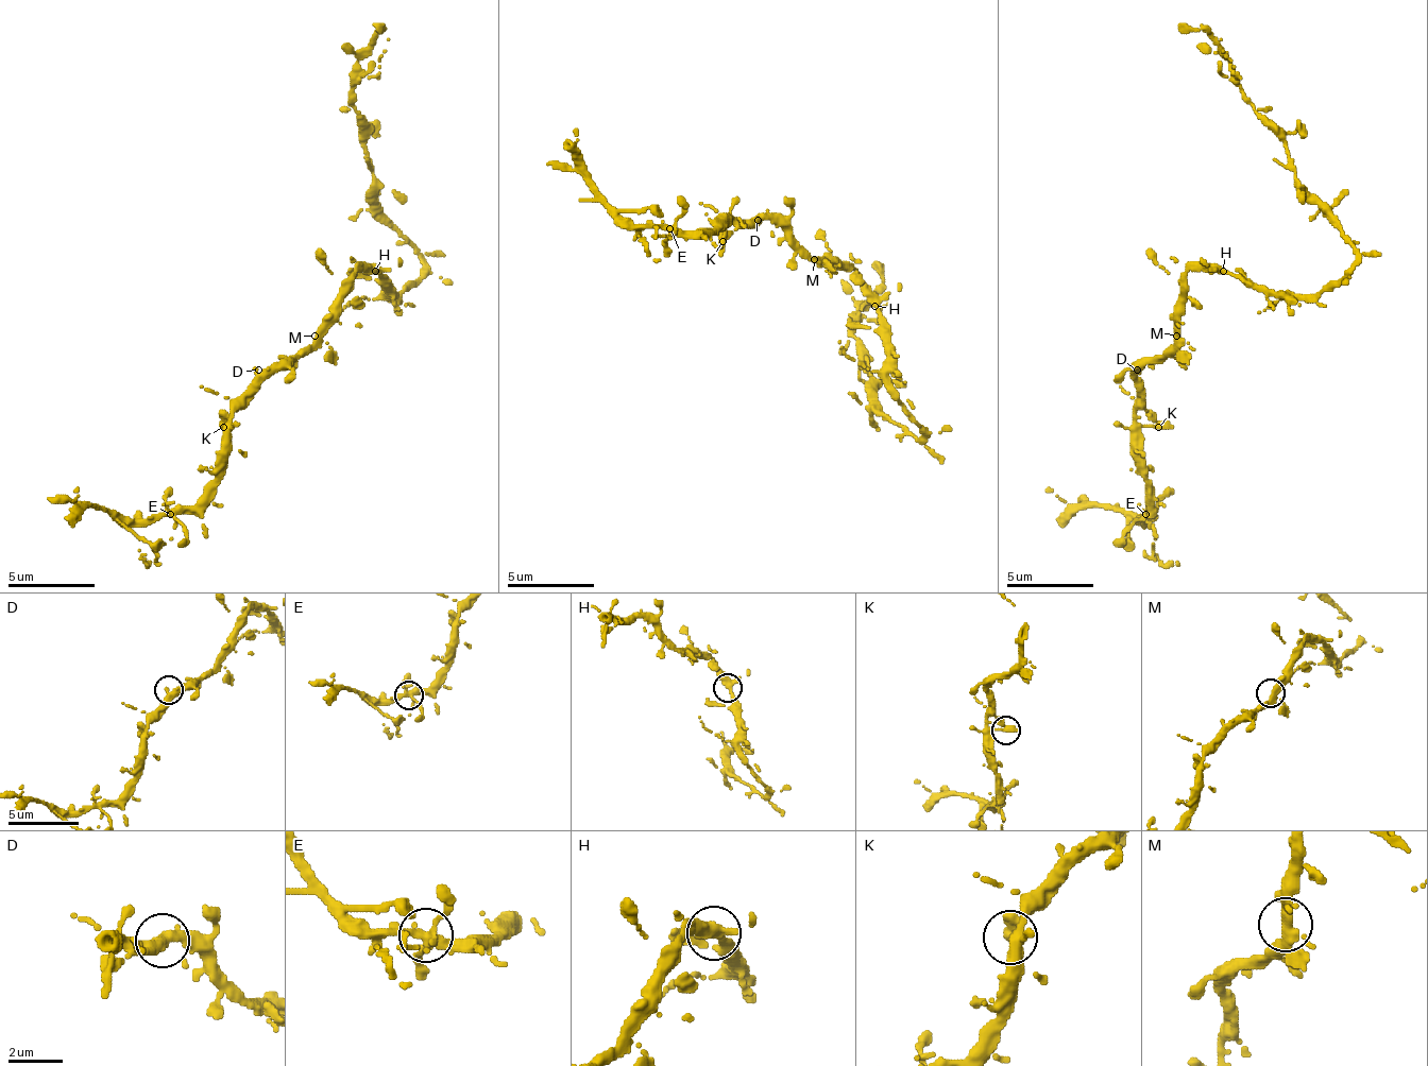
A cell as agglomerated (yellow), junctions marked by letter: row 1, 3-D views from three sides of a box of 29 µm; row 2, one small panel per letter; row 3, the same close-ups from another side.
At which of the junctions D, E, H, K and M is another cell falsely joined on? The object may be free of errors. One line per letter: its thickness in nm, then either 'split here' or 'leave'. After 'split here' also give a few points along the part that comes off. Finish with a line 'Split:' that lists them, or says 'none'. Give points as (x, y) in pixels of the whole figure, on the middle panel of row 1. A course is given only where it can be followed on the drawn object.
D: calibre 320 nm; leave
E: calibre 340 nm; leave
H: calibre 400 nm; leave
K: calibre 480 nm; leave
M: calibre 400 nm; leave
Split: none

